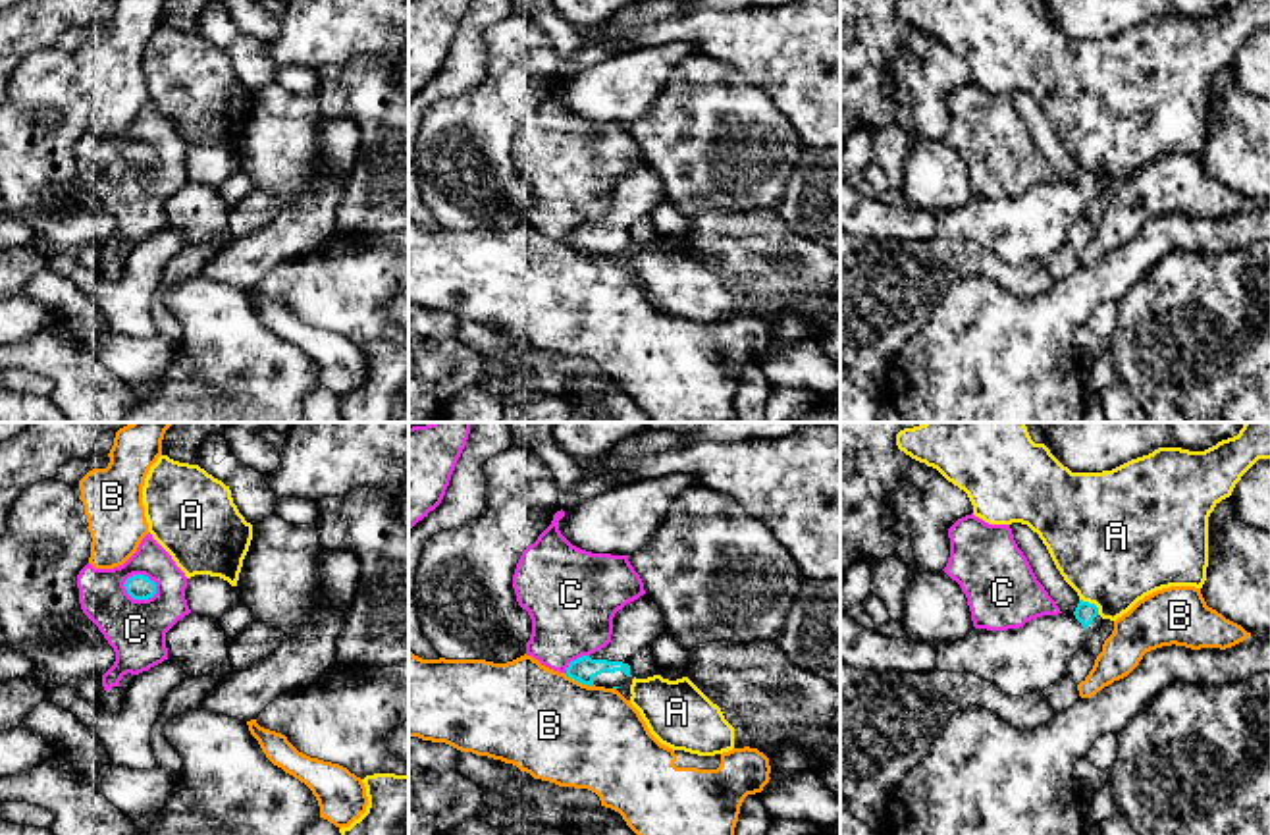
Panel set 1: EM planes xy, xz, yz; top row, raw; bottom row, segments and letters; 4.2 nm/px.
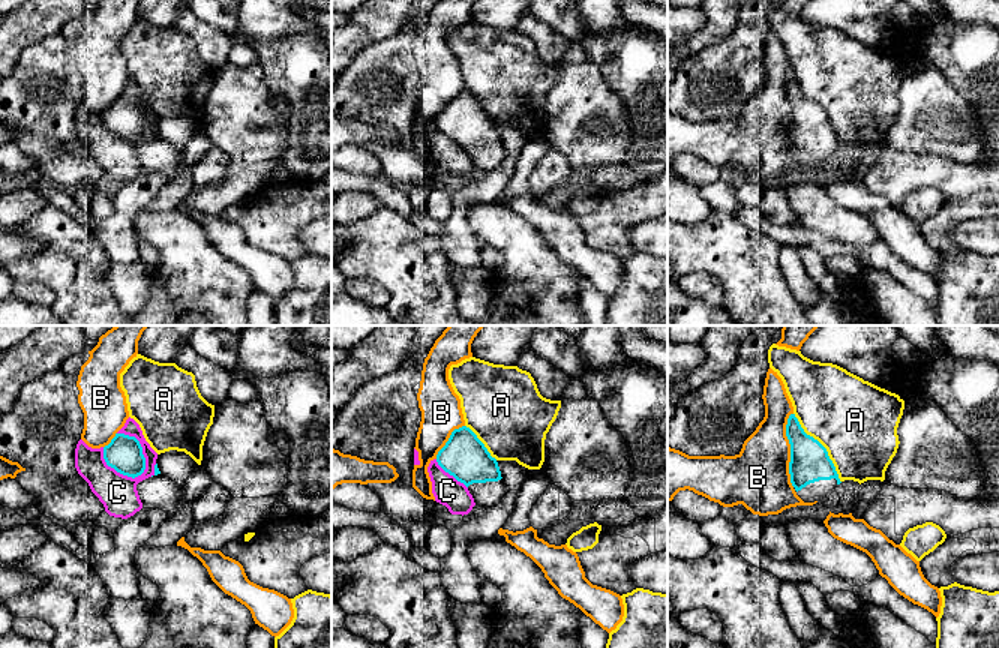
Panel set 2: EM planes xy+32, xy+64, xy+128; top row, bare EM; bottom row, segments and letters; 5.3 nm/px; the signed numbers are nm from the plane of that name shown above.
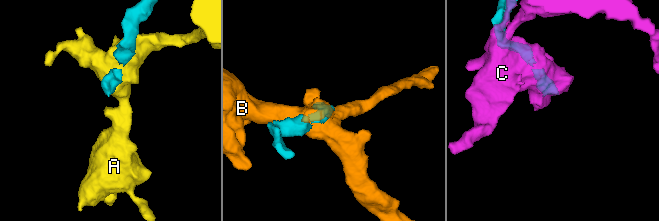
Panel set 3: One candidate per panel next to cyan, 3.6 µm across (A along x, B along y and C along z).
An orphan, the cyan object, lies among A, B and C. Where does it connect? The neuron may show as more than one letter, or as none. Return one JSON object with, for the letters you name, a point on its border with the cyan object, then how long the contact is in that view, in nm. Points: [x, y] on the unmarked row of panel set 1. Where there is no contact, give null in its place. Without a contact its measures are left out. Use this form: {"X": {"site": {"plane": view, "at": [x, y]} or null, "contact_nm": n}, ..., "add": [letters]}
{"add": []}

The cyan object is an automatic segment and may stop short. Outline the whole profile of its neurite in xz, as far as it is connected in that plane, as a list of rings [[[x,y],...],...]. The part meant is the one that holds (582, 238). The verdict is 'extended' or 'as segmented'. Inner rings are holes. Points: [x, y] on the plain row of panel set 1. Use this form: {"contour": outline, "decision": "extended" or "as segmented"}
{"contour": [[[644,162],[615,181],[611,210],[590,224],[570,229],[565,243],[588,255],[617,258],[632,245],[630,229],[634,224],[651,216],[663,199],[663,177]]], "decision": "extended"}

